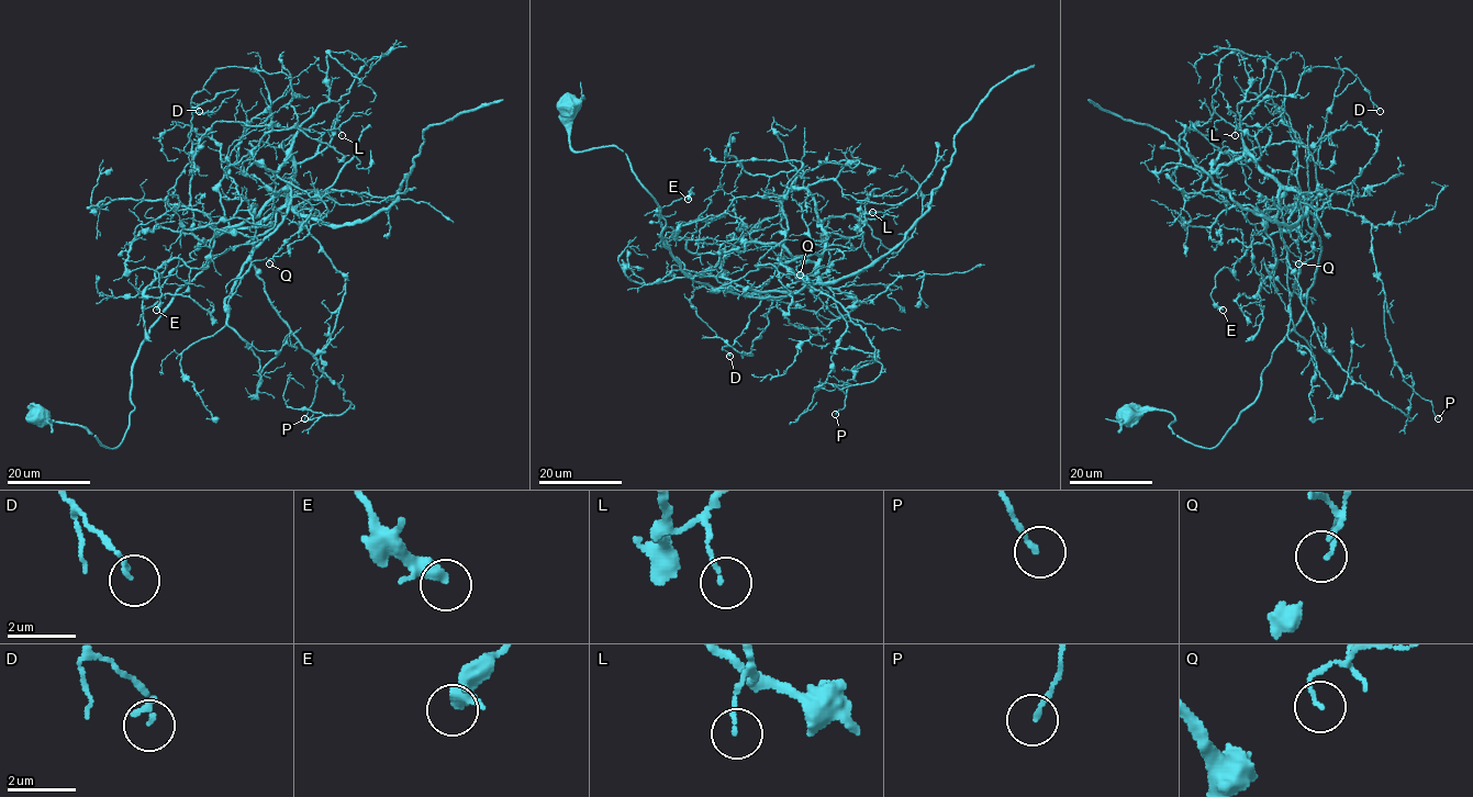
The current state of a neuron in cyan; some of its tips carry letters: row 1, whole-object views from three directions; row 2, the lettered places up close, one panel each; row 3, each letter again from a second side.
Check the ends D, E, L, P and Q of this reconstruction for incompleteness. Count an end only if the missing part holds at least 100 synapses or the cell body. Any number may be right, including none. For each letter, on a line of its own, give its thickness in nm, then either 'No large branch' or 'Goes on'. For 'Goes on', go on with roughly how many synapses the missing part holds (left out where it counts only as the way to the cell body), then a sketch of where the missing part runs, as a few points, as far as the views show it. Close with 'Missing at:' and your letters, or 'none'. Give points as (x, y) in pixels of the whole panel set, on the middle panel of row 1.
D: Thickness 140 nm. No large branch
E: Thickness 440 nm. No large branch
L: Thickness 110 nm. No large branch
P: Thickness 140 nm. No large branch
Q: Thickness 110 nm. No large branch
Missing at: none

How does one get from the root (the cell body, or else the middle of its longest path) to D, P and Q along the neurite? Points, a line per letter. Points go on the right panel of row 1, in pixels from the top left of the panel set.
D: (1123, 414), (1165, 410), (1212, 448), (1304, 311), (1320, 240), (1240, 122), (1317, 66), (1349, 69), (1380, 111)
P: (1123, 414), (1165, 410), (1185, 440), (1222, 439), (1304, 311), (1316, 206), (1370, 224), (1385, 337), (1438, 418)
Q: (1123, 414), (1165, 410), (1212, 448), (1314, 282), (1320, 240), (1281, 189), (1298, 264)

